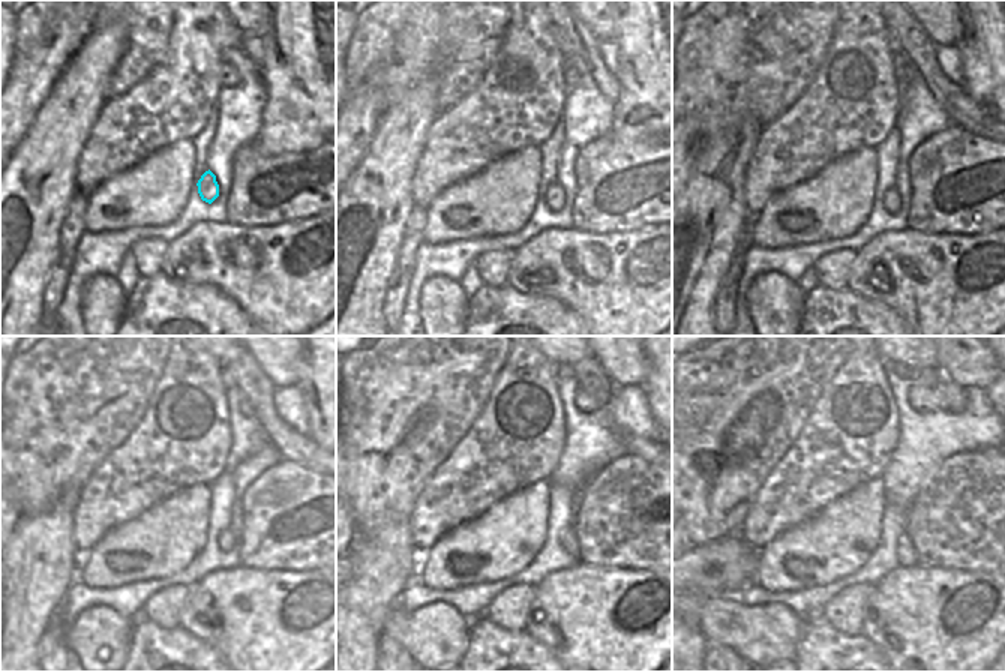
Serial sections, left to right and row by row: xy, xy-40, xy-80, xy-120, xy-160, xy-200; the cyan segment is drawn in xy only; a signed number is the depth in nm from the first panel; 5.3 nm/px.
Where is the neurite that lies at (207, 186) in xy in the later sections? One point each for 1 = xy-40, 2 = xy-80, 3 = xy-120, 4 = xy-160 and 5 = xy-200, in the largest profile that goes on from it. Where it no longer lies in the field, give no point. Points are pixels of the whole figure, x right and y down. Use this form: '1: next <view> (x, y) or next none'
1: next xy-40 (554, 195)
2: next xy-80 (891, 200)
3: next xy-120 (227, 542)
4: next xy-160 (569, 542)
5: next xy-200 (906, 557)

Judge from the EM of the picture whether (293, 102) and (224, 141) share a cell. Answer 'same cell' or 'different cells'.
different cells

